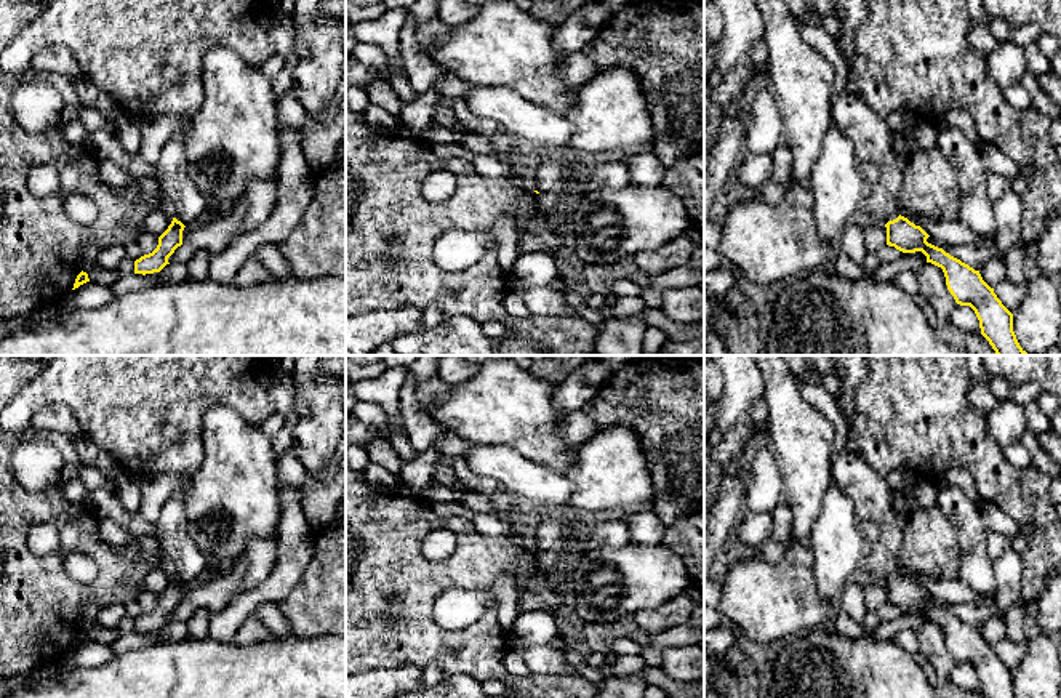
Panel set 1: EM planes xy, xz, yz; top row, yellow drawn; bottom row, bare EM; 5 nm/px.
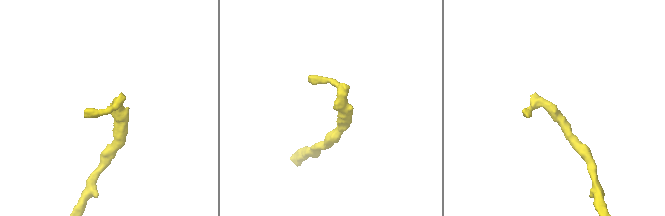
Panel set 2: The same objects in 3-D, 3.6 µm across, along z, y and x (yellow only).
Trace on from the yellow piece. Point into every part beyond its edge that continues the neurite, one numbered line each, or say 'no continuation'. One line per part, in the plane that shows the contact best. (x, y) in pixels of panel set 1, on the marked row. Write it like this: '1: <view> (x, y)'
1: yz (869, 132)

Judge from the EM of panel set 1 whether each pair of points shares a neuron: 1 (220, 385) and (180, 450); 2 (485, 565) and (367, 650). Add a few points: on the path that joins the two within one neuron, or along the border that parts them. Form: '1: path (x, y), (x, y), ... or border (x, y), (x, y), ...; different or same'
1: path (202, 399), (186, 415), (186, 433); same
2: path (455, 572), (444, 575), (397, 623); same

